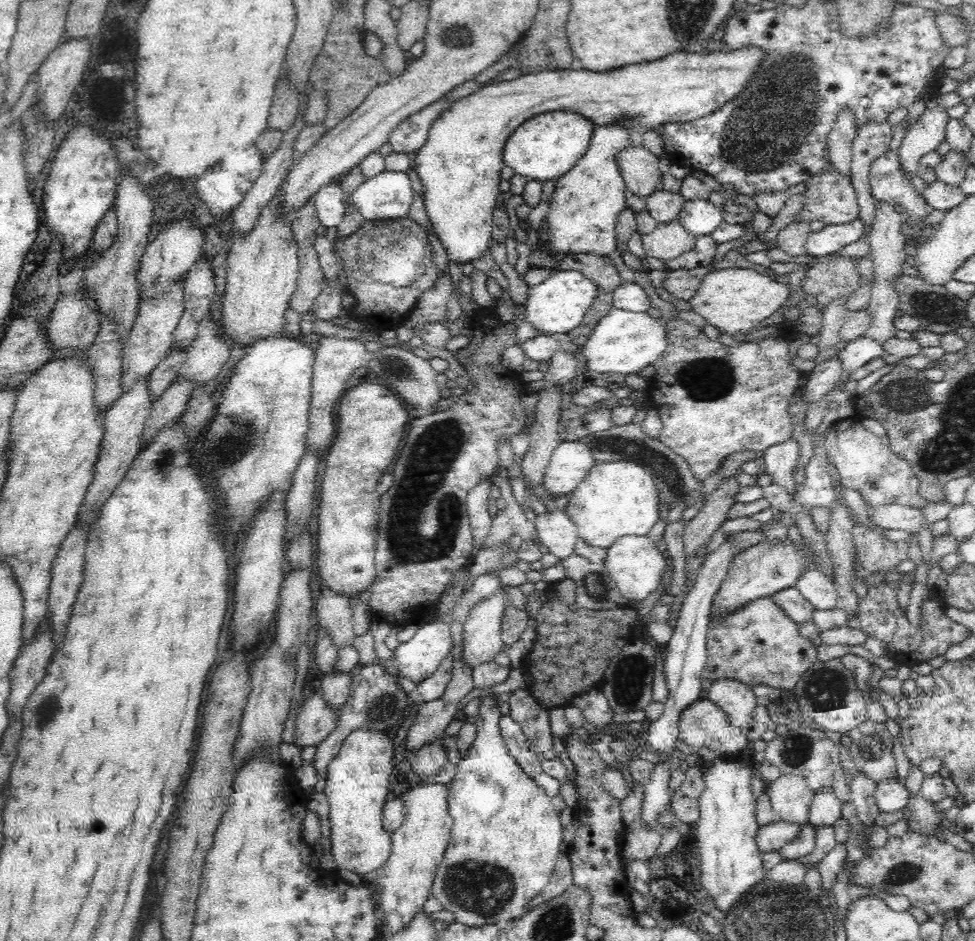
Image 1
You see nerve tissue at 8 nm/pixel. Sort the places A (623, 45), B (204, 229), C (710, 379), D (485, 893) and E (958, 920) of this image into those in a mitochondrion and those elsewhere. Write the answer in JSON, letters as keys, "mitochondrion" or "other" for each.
{"A":"other","B":"other","C":"mitochondrion","D":"mitochondrion","E":"other"}

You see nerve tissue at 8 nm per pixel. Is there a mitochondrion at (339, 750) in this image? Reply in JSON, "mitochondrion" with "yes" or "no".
{"mitochondrion":"no"}

